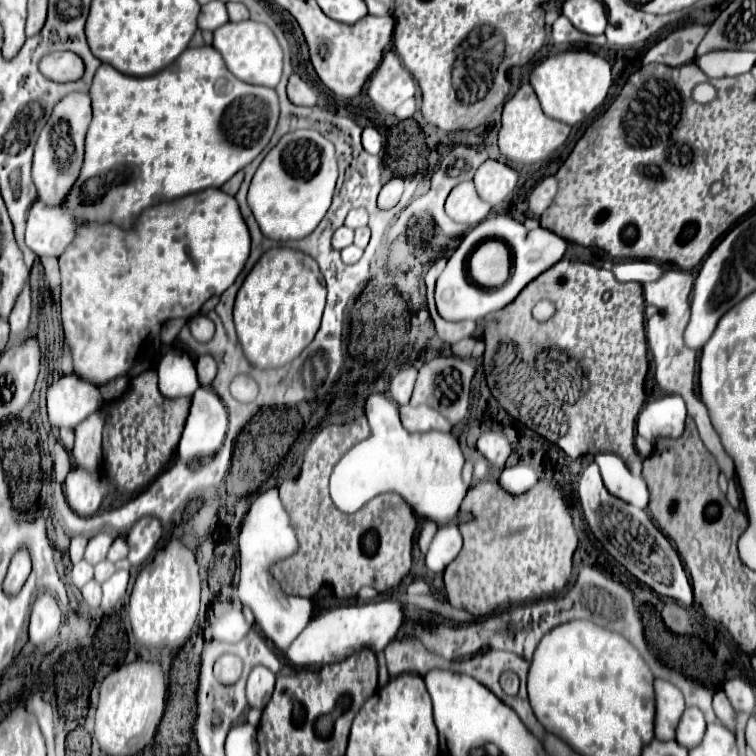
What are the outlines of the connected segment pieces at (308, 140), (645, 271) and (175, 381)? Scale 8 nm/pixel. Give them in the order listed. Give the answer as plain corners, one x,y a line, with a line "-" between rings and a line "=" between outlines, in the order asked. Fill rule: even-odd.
294,130
290,136
282,136
258,166
248,190
248,206
266,238
278,242
302,240
314,232
328,212
336,180
334,144
316,130
=
620,260
612,264
612,274
618,282
652,282
656,276
662,276
662,266
650,260
=
166,352
158,364
158,372
158,388
166,398
192,396
200,386
194,362
186,352

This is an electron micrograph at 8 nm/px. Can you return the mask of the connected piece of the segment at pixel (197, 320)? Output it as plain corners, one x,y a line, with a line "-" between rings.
196,314
194,318
188,320
188,326
190,326
190,332
192,336
198,340
198,342
206,342
214,336
214,322
208,318
208,316
202,316
202,314

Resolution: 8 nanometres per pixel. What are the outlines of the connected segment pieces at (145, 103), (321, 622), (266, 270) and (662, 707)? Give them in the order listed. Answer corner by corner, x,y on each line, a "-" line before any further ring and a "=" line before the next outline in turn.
212,46
188,48
182,56
178,56
178,60
174,60
172,66
146,78
132,78
110,64
102,64
90,86
90,98
94,118
86,134
84,164
78,180
60,206
48,206
46,202
36,200
28,212
26,246
40,258
58,258
76,238
76,230
82,224
112,222
120,228
132,228
136,218
150,206
170,202
204,188
220,188
264,150
278,122
276,92
234,78
224,66
220,52
=
372,600
372,602
350,604
350,606
322,608
316,614
312,614
302,634
288,648
286,658
294,666
324,666
324,664
340,662
362,648
382,652
386,644
394,640
402,622
404,622
402,604
394,600
380,600
380,602
=
272,248
262,254
238,290
234,324
248,362
256,368
290,364
314,340
326,304
324,276
314,258
292,248
=
656,680
656,720
654,734
658,740
674,740
678,722
684,714
684,694
668,680

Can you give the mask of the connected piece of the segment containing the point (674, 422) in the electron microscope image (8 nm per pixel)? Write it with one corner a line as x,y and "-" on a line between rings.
676,394
662,396
650,400
642,408
636,432
646,440
666,438
666,436
678,438
684,432
686,418
687,409
681,396

